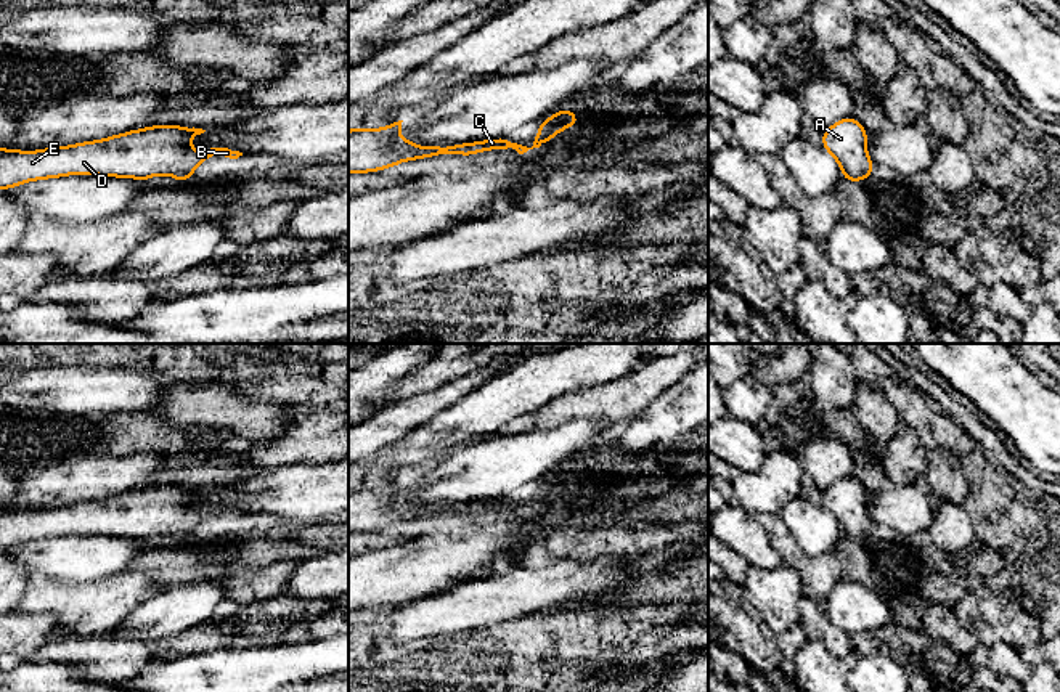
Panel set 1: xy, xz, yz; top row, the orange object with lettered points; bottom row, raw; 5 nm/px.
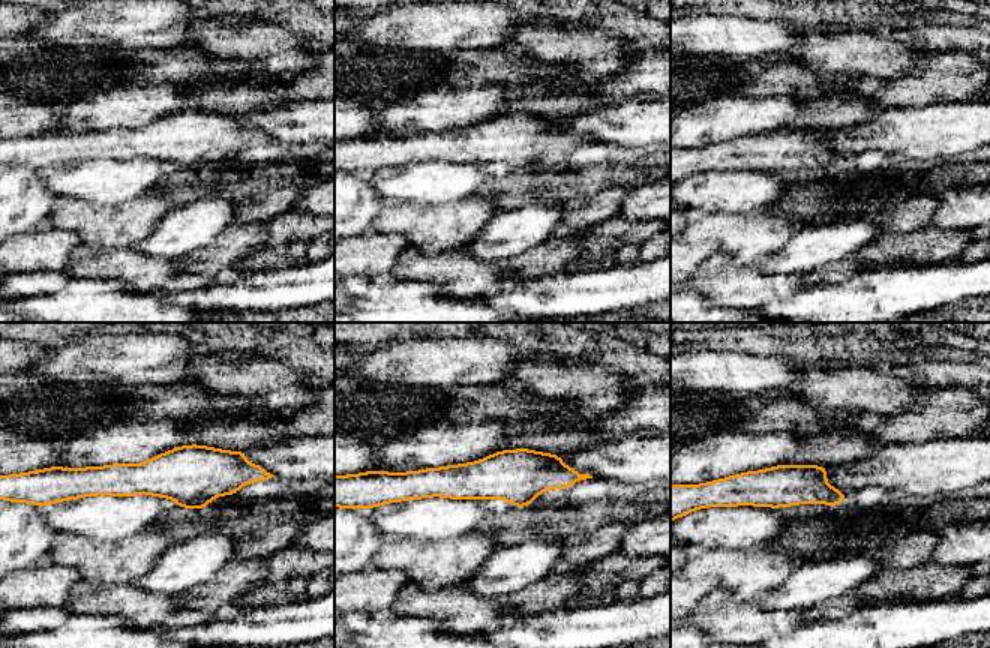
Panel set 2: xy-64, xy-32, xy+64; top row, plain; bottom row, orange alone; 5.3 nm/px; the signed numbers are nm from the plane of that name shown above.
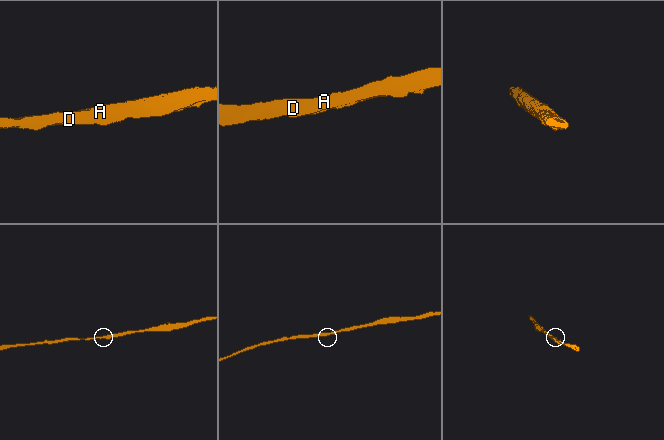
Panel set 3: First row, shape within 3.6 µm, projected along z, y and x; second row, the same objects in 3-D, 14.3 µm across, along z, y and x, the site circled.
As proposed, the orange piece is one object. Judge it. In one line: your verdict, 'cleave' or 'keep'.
keep

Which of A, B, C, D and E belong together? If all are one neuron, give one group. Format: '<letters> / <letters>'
A B C D E

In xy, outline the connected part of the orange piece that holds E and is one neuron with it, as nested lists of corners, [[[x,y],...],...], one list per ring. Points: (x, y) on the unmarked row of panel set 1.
[[[148,485],[141,490],[130,490],[104,499],[40,511],[0,507],[0,549],[66,535],[137,539],[170,535],[177,541],[183,541],[191,539],[194,528],[209,517],[225,515],[238,519],[243,515],[243,512],[228,507],[194,511],[190,501],[194,495],[204,491],[194,486]]]

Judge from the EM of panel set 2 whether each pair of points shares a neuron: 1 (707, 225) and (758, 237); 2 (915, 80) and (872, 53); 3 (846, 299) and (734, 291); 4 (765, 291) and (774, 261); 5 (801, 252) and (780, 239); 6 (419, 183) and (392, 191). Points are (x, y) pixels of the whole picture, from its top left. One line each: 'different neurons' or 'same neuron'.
1: same neuron
2: different neurons
3: different neurons
4: different neurons
5: different neurons
6: same neuron

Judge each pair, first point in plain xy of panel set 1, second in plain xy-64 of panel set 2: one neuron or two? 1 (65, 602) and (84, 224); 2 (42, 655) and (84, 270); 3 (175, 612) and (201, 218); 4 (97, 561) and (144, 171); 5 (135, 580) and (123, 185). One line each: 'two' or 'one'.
1: one
2: one
3: one
4: one
5: two

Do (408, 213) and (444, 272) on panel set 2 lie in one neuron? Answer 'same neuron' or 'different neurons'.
different neurons

